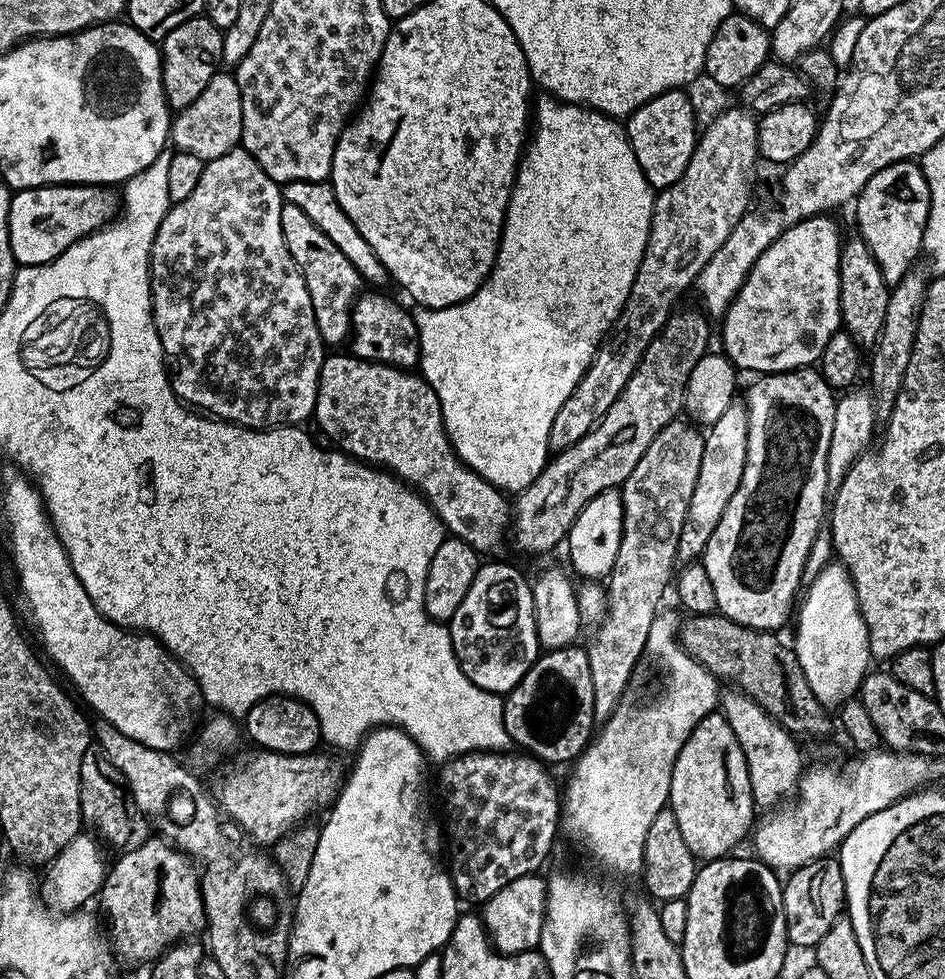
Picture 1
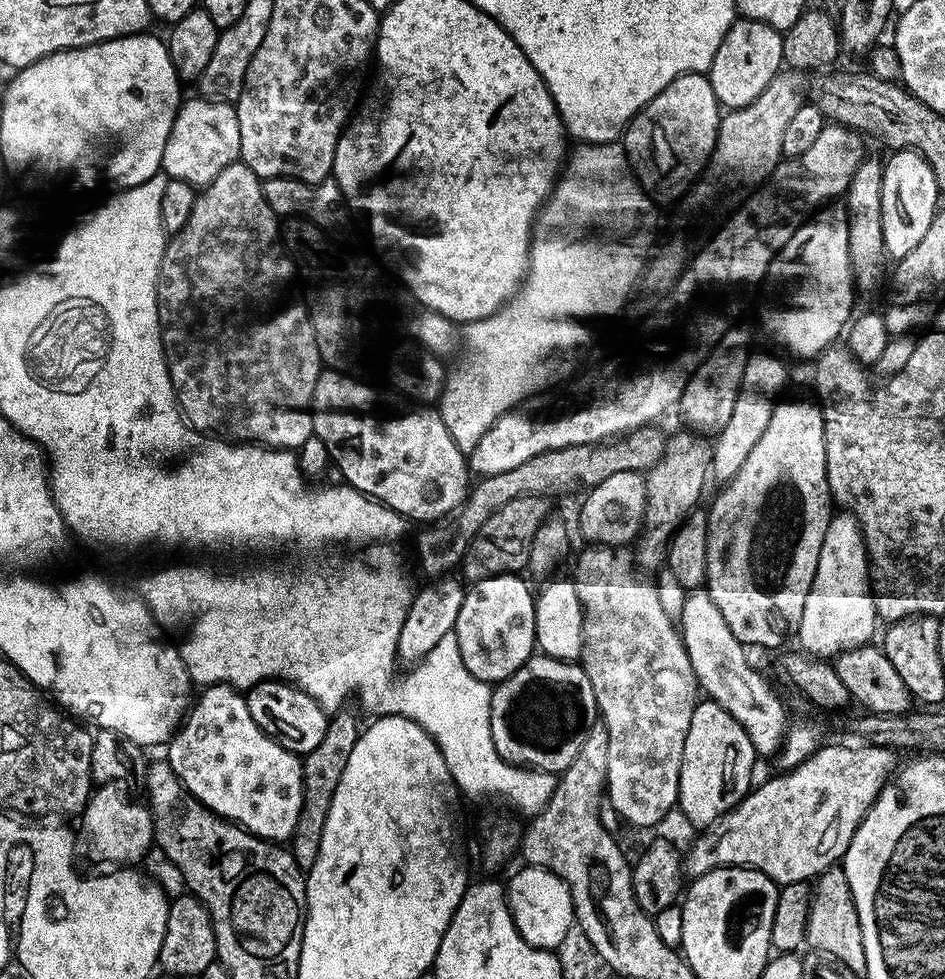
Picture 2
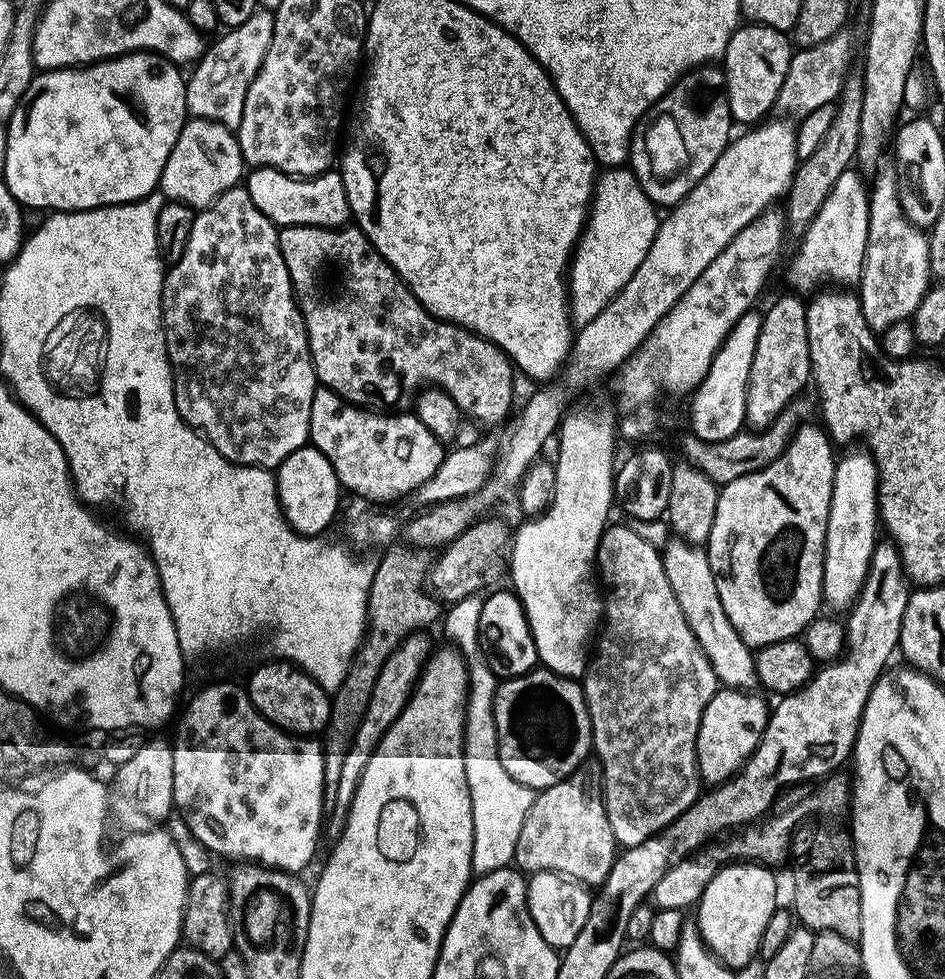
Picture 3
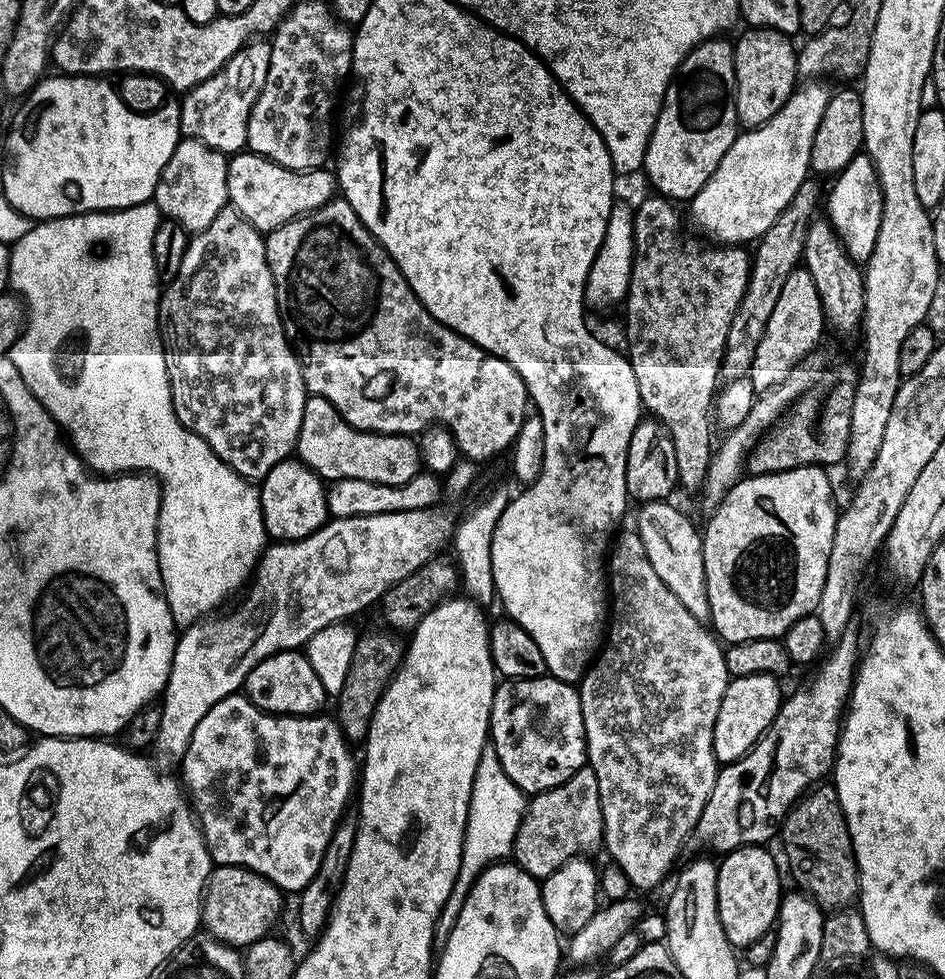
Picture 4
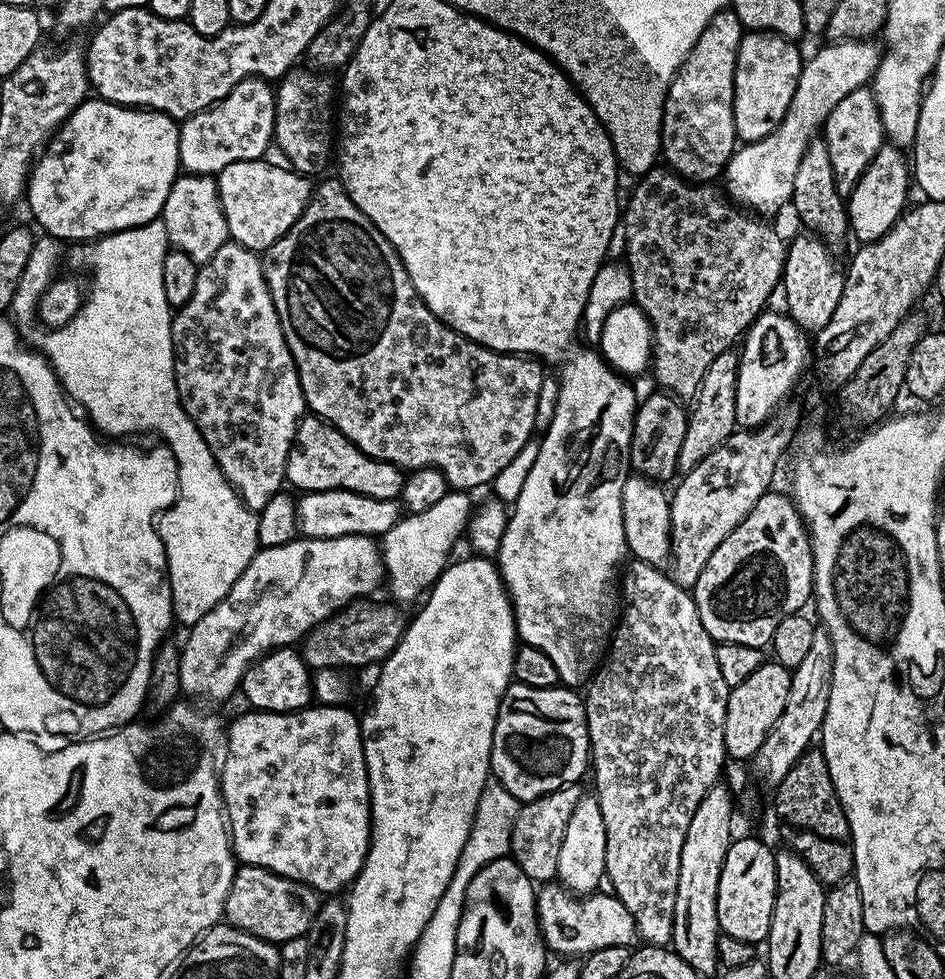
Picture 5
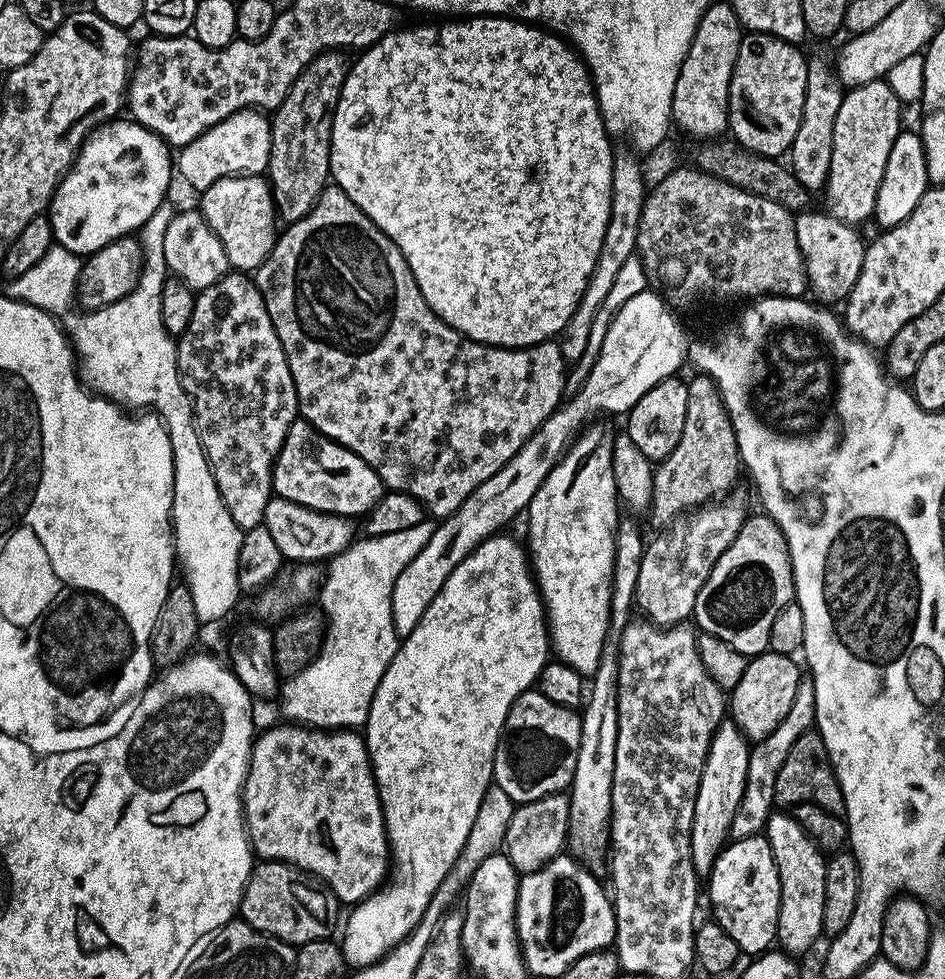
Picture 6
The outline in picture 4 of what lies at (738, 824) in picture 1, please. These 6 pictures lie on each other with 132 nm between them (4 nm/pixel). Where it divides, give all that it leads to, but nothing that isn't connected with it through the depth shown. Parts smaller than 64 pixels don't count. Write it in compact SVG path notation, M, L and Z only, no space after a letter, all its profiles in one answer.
M750 674L729 679L726 694L722 694L722 706L718 706L718 718L714 722L714 754L717 765L732 764L742 759L774 722L782 703L781 681L766 674Z

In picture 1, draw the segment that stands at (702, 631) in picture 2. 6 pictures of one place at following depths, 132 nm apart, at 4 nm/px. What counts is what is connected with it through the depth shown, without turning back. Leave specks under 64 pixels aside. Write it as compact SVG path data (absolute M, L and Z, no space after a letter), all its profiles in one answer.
M728 690L719 697L718 704L723 716L730 722L730 730L734 730L734 738L738 738L738 746L742 746L742 754L746 758L746 770L750 774L750 790L752 800L757 809L772 810L783 805L784 800L793 795L800 786L800 777L805 771L806 763L800 757L797 737L787 732L777 720L770 718L758 702L754 702L745 692Z

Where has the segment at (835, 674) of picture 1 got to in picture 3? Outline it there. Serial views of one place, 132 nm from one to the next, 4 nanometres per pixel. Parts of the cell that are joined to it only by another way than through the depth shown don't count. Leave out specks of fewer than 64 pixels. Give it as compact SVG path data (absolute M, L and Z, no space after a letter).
M867 451L852 452L849 456L840 456L836 461L830 514L826 522L826 542L824 543L824 599L823 603L832 608L847 610L856 602L856 596L862 590L864 579L868 576L868 567L872 561L872 549L878 543L878 509L876 506L876 462Z

